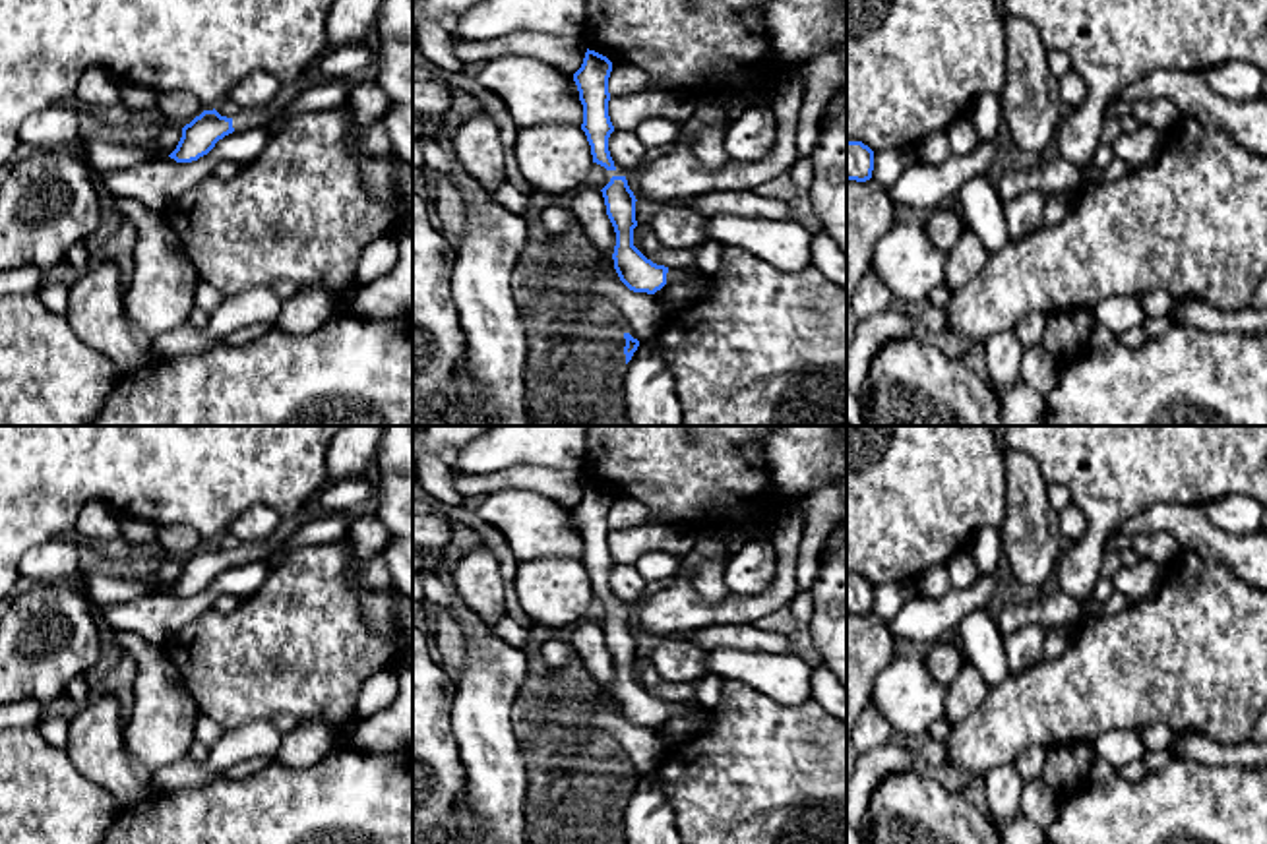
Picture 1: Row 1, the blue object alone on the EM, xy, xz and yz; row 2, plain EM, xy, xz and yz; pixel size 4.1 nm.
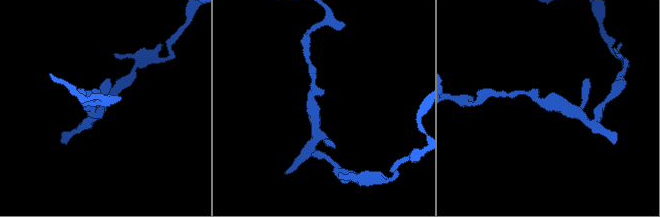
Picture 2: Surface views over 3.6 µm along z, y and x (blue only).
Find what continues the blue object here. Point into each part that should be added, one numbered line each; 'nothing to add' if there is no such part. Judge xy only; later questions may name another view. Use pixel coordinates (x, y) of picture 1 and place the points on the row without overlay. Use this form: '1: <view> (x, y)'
1: xy (262, 550)

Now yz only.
nothing to add

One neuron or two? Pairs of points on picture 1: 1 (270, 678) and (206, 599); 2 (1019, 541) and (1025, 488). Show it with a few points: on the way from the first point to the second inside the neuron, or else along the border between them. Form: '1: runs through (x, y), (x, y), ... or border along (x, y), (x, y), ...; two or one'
1: border along (210, 606), (171, 632); two
2: runs through (1025, 527), (1025, 502); one

